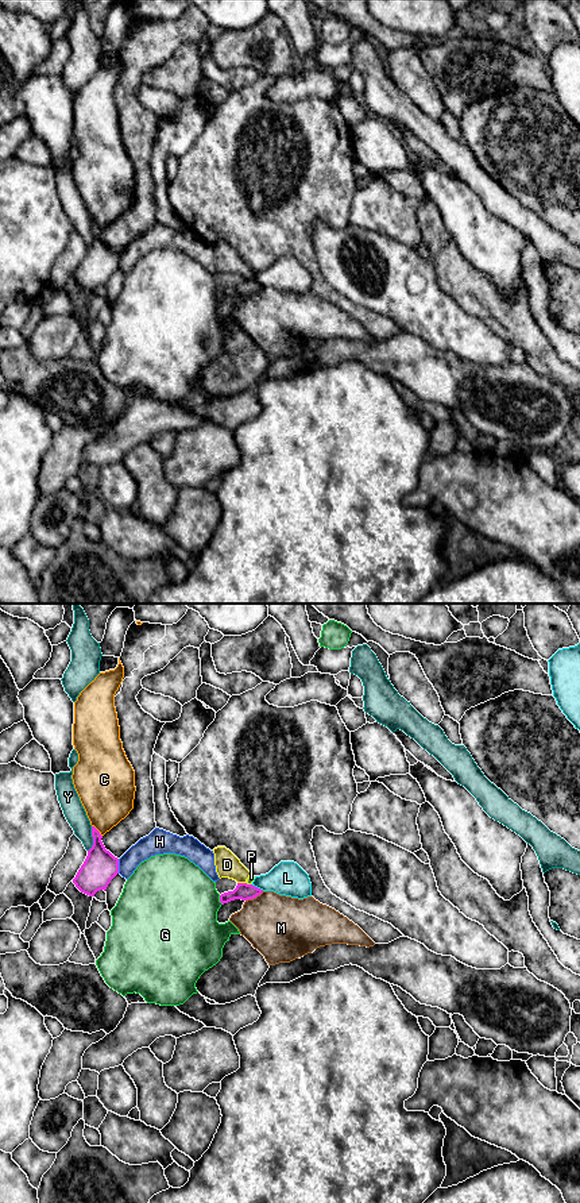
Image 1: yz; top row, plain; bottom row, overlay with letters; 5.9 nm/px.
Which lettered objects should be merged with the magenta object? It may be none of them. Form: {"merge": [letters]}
{"merge": []}

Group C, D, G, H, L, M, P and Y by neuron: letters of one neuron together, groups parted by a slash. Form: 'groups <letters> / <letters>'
groups C / D P / G / H / L / M / Y

